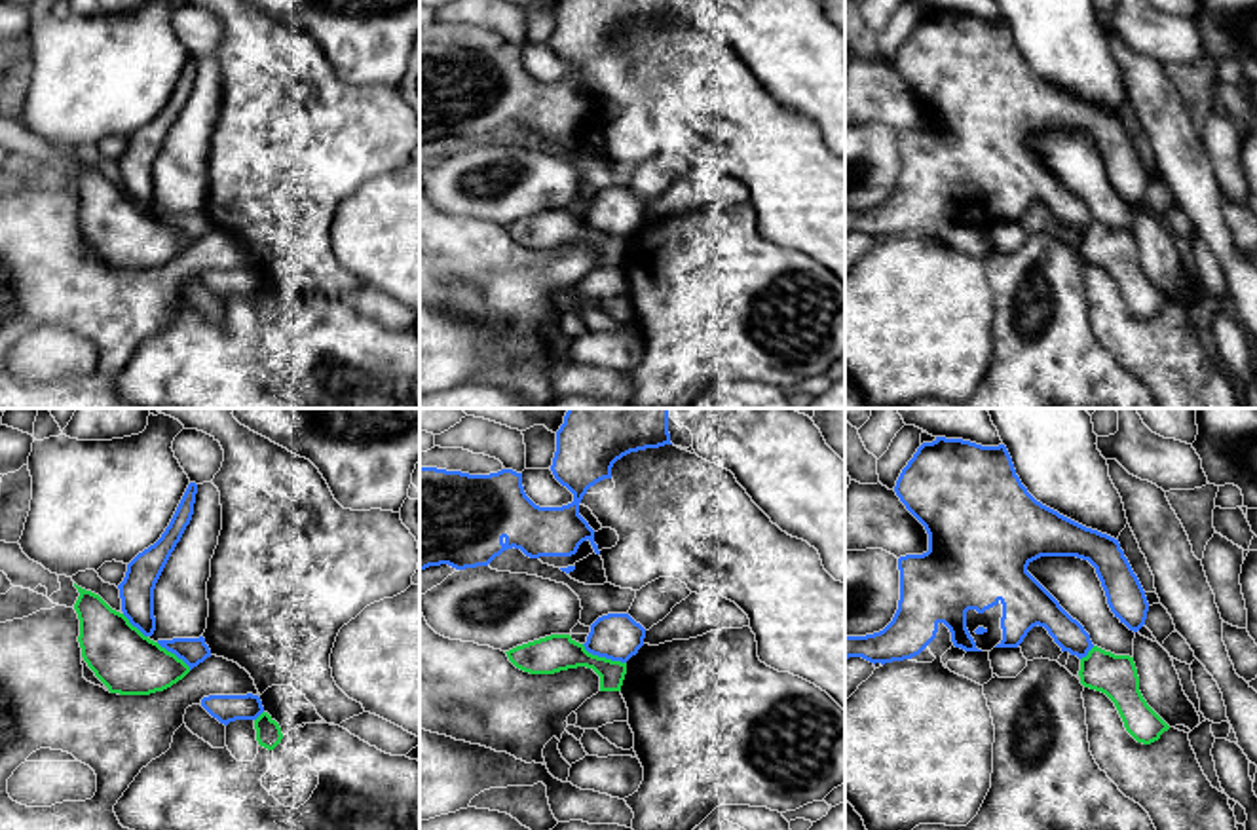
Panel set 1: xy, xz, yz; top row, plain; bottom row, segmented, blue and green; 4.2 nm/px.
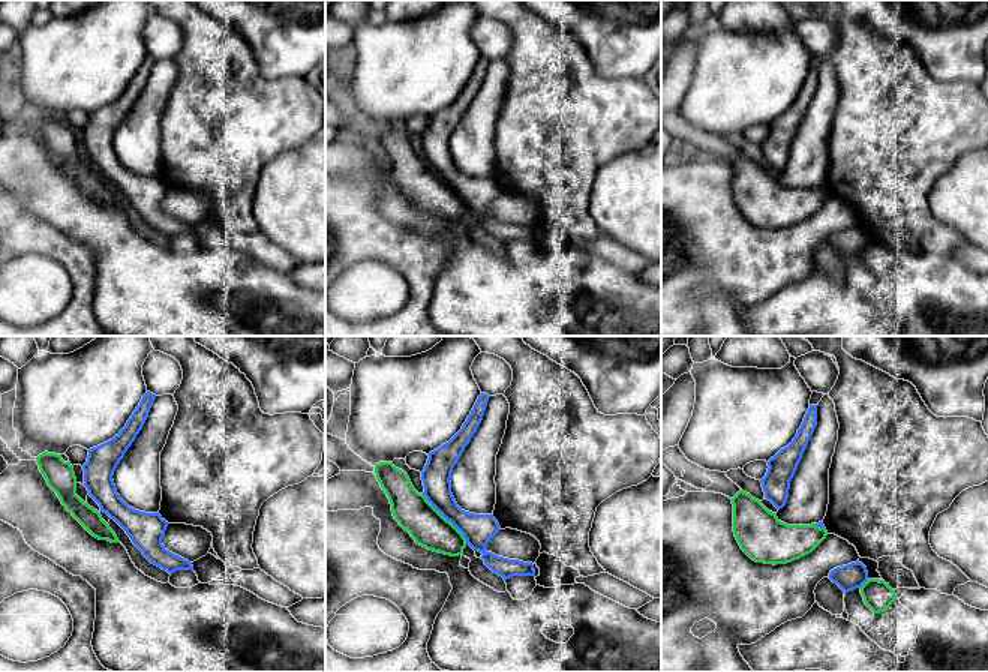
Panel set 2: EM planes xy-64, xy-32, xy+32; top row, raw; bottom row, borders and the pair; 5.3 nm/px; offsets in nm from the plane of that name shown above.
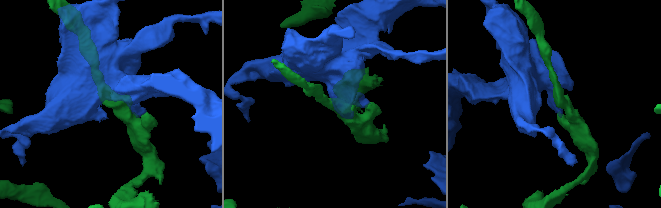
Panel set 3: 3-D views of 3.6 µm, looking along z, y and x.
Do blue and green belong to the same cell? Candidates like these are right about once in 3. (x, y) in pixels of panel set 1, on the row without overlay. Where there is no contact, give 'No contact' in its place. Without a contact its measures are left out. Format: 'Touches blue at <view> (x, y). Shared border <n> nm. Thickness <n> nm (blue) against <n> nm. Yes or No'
Touches blue at xz (604, 230). Shared border 200 nm. Thickness 200 nm (blue) against 160 nm. No

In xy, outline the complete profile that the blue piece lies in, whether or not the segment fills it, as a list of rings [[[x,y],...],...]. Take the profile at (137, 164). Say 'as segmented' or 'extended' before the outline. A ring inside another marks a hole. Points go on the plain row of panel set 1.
as segmented | [[[190,57],[161,112],[127,139],[125,152],[118,160],[123,190],[144,211],[152,211],[156,205],[154,163],[171,127],[192,95],[196,68],[197,59]]]

